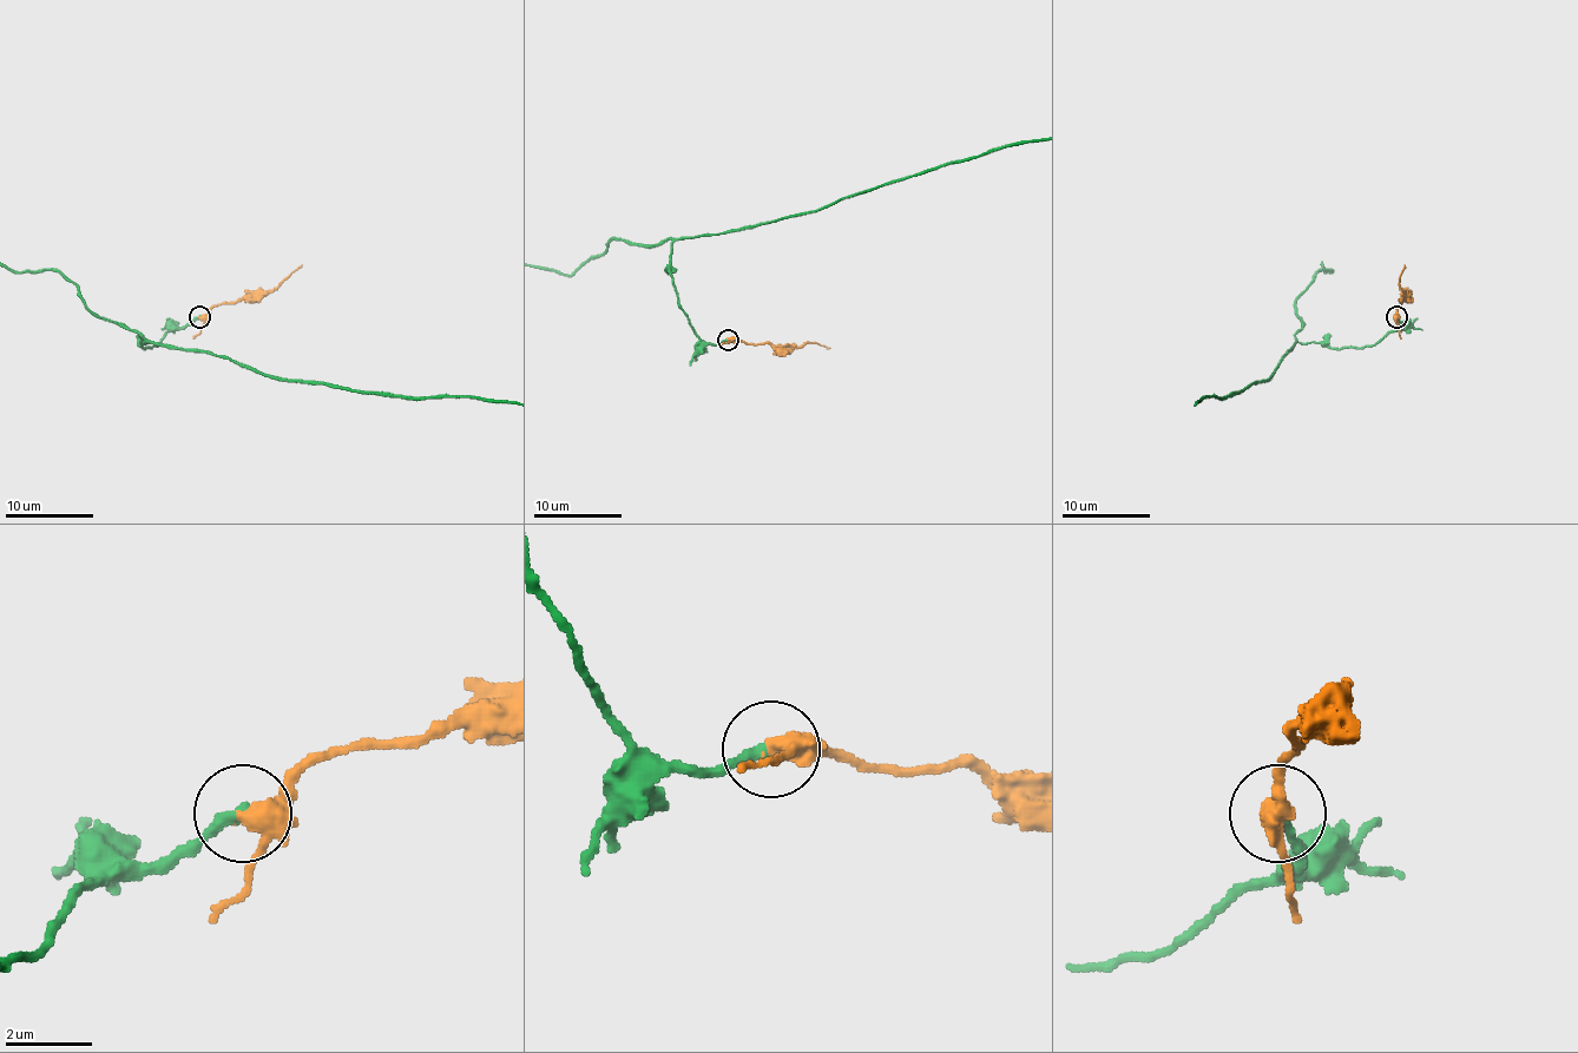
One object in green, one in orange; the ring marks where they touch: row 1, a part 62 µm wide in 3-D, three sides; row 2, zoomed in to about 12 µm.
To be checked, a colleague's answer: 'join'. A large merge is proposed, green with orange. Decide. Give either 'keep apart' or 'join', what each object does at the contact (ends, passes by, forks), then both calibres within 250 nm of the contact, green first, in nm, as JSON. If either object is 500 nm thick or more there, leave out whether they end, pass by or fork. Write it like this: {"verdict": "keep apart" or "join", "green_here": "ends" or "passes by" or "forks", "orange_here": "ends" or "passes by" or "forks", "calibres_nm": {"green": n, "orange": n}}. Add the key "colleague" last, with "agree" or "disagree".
{"verdict": "join", "green_here": "ends", "orange_here": "forks", "calibres_nm": {"green": 280, "orange": 320}, "colleague": "agree"}

